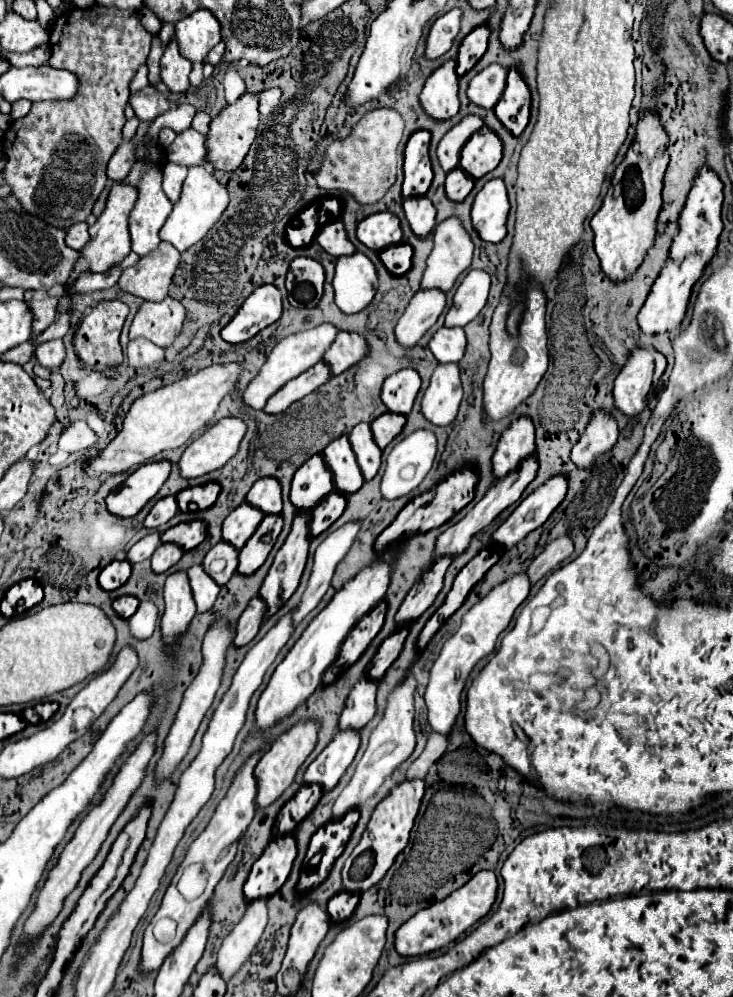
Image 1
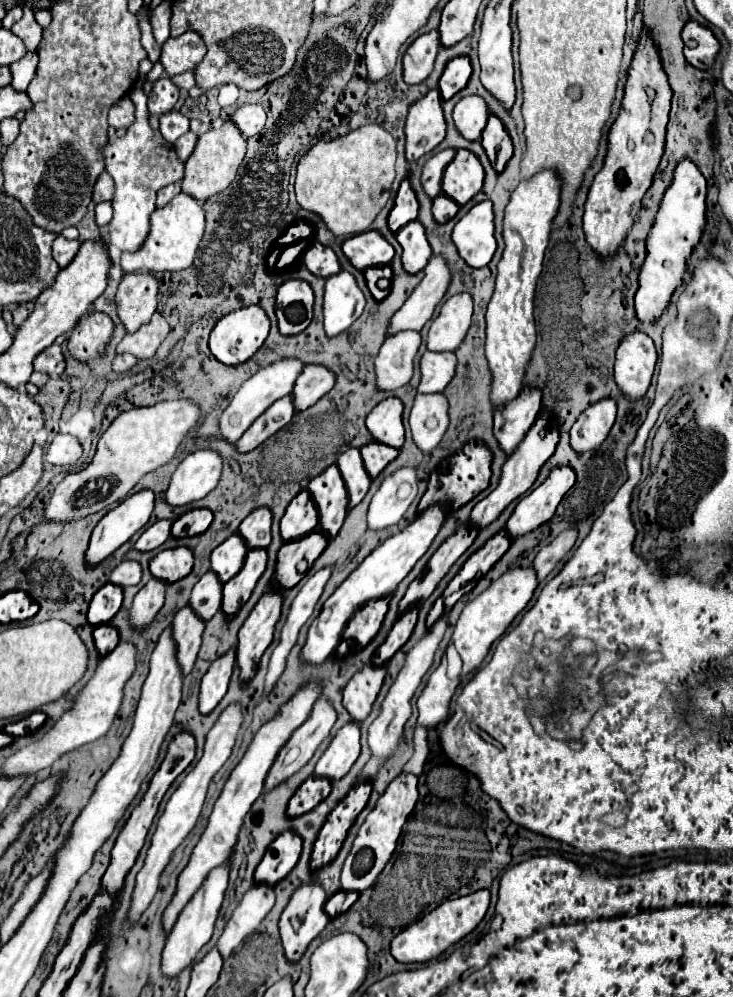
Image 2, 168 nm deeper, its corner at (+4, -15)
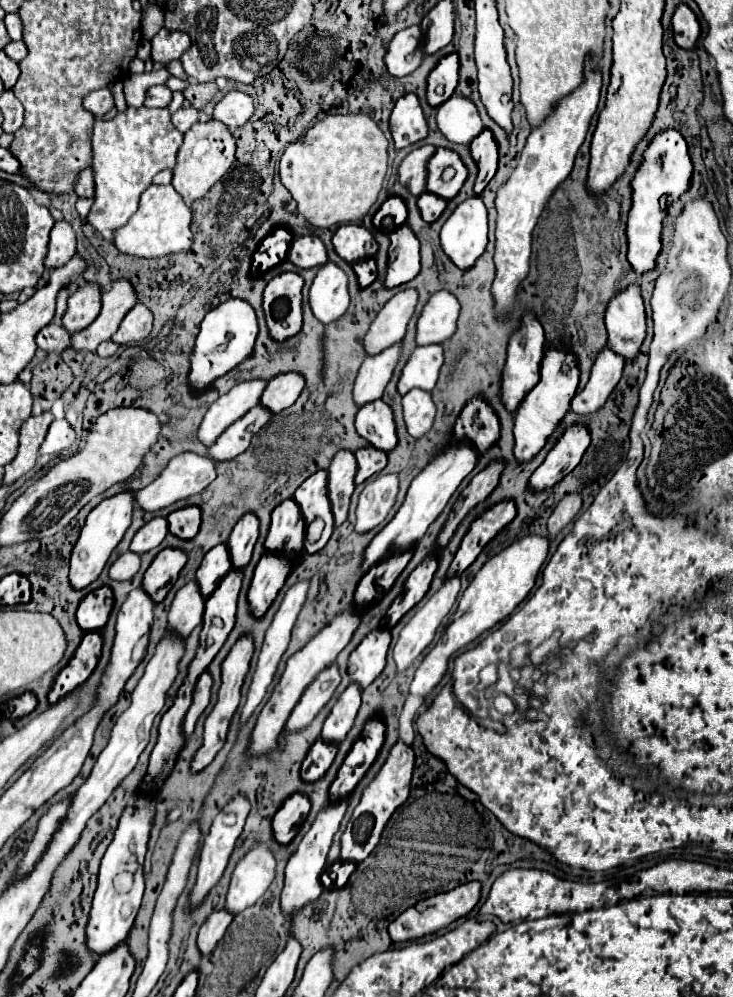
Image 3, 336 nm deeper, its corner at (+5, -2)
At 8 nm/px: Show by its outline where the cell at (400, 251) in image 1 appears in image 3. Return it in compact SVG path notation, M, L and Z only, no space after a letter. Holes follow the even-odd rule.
M361 259L361 261L353 263L351 267L353 267L361 287L369 287L377 277L377 269L375 269L375 261L373 259Z

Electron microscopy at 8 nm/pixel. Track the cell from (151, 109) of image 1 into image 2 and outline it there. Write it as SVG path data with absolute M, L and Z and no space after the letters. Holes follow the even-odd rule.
M128 96L120 98L120 100L110 108L110 114L108 114L110 126L114 126L114 128L130 128L134 120L136 120L134 102L132 102Z

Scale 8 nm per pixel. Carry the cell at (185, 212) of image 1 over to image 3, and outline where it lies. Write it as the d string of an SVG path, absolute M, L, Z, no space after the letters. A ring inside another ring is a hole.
M151 185L139 199L135 215L115 231L115 247L133 257L163 257L169 253L189 251L193 243L191 209L171 185Z

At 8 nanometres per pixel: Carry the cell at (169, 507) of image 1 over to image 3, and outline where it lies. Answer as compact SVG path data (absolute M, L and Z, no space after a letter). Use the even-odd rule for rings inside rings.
M163 517L151 519L145 527L141 527L141 529L135 533L129 551L137 553L137 555L143 555L143 553L155 549L155 547L165 539L167 531L169 531L167 519L163 519Z

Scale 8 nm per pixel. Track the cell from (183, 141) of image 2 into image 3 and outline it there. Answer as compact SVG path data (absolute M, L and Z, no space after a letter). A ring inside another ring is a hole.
M193 107L177 109L177 111L173 113L173 117L171 117L173 125L175 125L181 133L185 133L193 123L197 123L197 119L199 119L199 113L197 113L197 109L193 109Z

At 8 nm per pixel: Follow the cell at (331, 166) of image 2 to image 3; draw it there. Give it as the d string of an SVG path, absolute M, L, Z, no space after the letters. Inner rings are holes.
M347 113L347 115L327 115L317 121L307 133L291 143L279 161L279 179L283 187L291 193L297 203L297 211L313 227L333 227L339 223L353 223L365 217L369 207L375 203L383 179L387 173L387 139L377 127L377 123L365 113Z

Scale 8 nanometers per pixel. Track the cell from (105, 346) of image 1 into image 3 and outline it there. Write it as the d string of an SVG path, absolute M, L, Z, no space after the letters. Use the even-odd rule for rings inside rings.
M81 283L67 299L63 315L63 327L69 333L77 333L91 325L101 311L101 291L97 283Z

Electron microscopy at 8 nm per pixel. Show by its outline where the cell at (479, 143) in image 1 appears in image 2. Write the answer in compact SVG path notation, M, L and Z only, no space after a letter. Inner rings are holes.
M458 150L454 160L444 170L442 192L460 206L480 192L484 184L484 168L478 156L470 150Z

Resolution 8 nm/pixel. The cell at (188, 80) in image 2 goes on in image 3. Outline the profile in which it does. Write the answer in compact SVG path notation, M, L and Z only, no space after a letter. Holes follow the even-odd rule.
M159 69L159 71L151 71L151 73L139 73L139 75L127 75L125 79L125 101L127 105L139 107L143 105L145 93L149 87L165 83L169 77L167 69Z

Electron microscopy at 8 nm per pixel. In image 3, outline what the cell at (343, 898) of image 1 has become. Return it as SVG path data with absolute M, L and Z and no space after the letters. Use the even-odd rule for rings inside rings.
M337 859L323 871L323 887L325 889L339 889L347 883L349 875L355 871L355 863L343 863L343 859Z

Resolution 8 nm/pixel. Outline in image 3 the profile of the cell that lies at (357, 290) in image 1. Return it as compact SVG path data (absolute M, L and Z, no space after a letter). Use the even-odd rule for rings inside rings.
M325 263L323 267L319 267L309 289L309 305L313 315L323 325L337 321L347 311L347 275L335 263Z

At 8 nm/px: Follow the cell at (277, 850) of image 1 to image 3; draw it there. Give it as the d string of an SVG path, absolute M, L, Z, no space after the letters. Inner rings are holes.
M295 793L291 795L291 799L285 799L283 807L279 807L273 819L273 833L277 843L287 845L297 835L299 825L305 821L309 813L309 807L311 803L303 793Z

